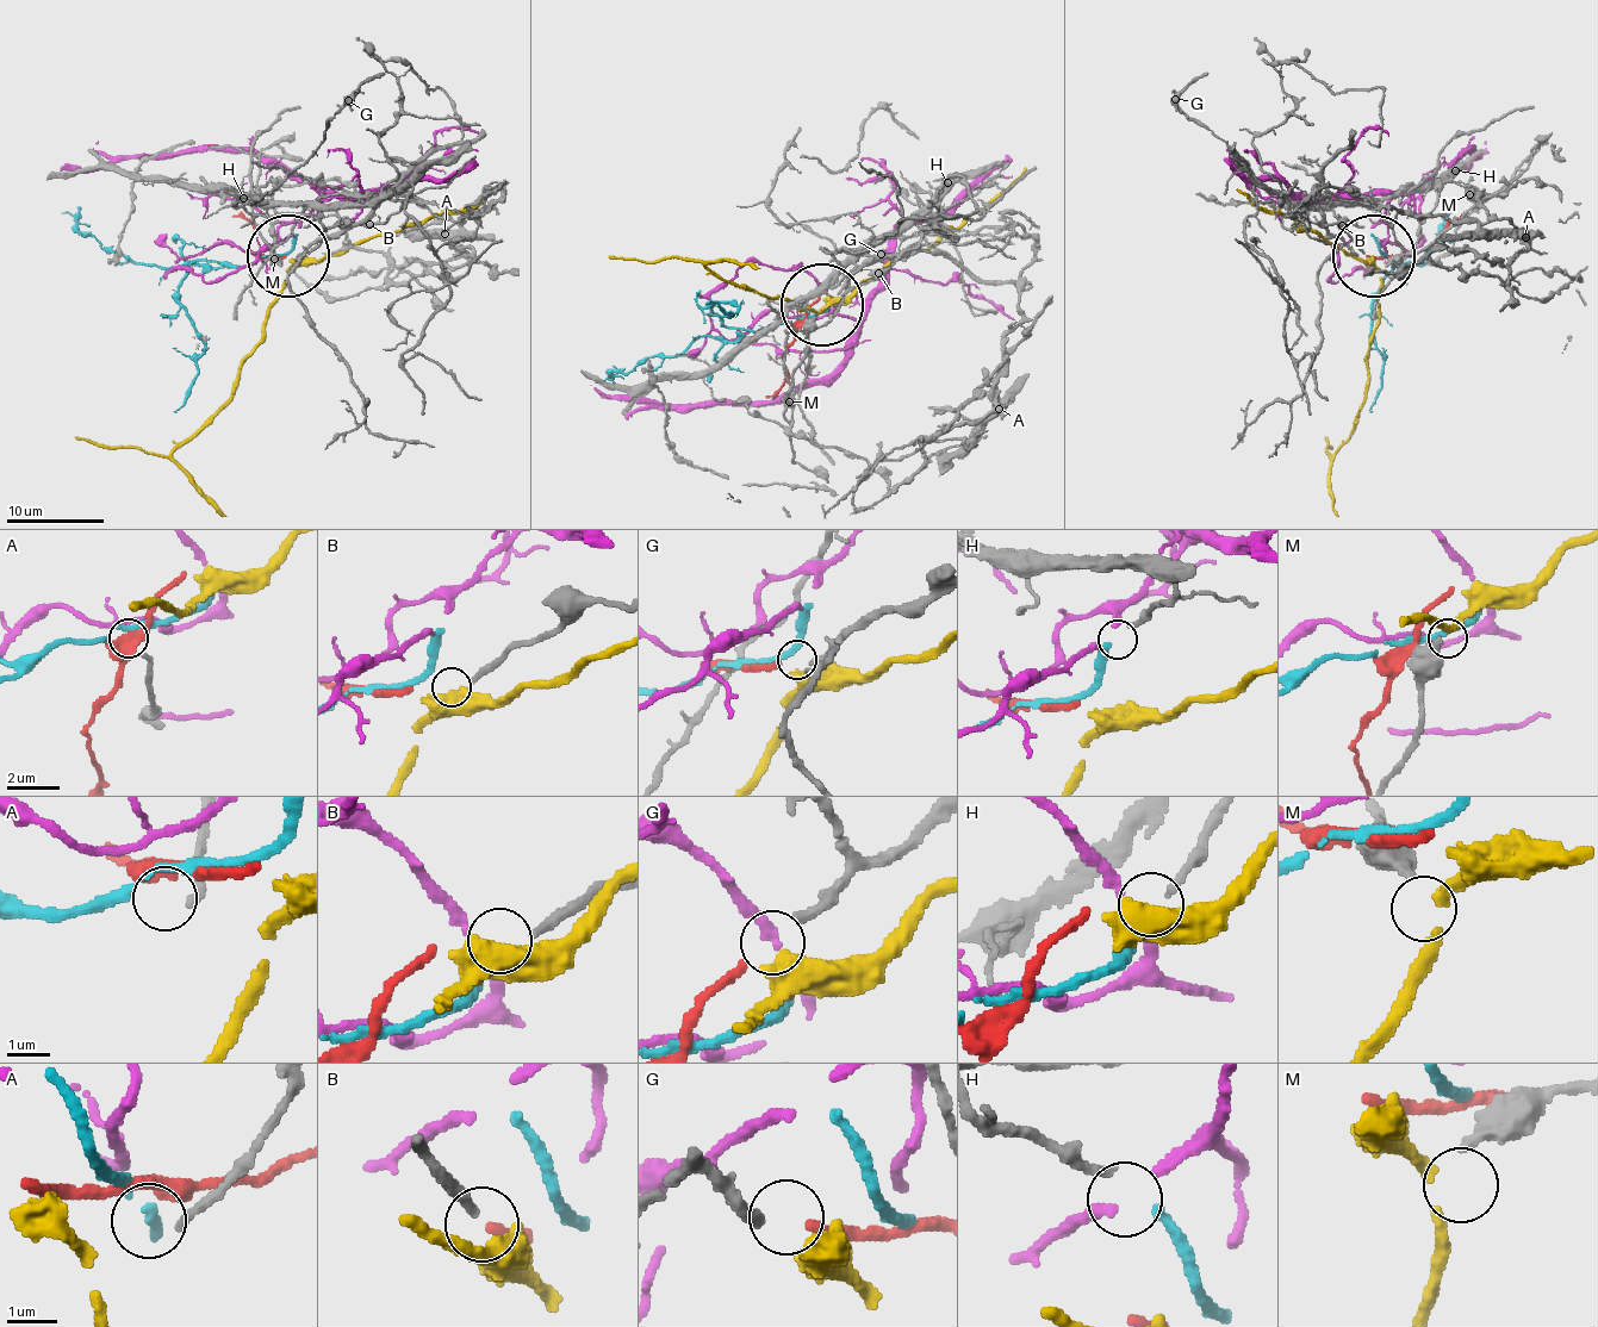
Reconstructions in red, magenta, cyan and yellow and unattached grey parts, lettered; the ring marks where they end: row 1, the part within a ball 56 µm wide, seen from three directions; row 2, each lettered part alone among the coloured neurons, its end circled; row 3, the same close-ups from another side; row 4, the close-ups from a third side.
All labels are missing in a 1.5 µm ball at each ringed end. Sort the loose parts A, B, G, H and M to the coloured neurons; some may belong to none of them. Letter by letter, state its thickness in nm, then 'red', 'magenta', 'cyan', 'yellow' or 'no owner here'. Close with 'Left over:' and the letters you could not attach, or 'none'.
A: 190 nm thick; no owner here
B: 240 nm thick; no owner here
G: 240 nm thick; red
H: 200 nm thick; cyan
M: 360 nm thick; yellow
Left over: A, B

